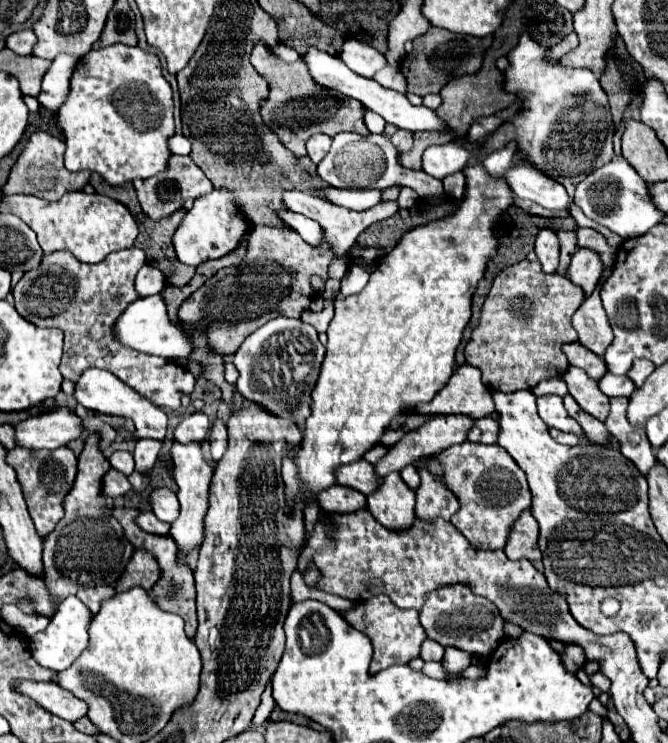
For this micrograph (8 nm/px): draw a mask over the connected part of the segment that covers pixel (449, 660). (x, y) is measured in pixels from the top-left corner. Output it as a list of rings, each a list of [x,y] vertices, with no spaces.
[[[449,646],[449,648],[445,648],[445,656],[443,656],[441,664],[445,668],[447,680],[461,680],[461,672],[473,664],[473,654]]]

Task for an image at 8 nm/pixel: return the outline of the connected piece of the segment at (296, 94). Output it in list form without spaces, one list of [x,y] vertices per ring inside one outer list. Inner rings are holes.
[[[257,44],[257,48],[253,48],[253,56],[251,56],[251,64],[271,84],[269,98],[265,100],[265,106],[261,106],[261,116],[265,120],[265,124],[281,138],[281,142],[295,156],[307,154],[305,144],[317,132],[323,132],[327,136],[335,136],[339,132],[357,132],[361,136],[369,134],[369,130],[363,122],[365,106],[359,100],[349,98],[349,96],[341,96],[341,92],[317,84],[313,80],[313,76],[309,74],[309,68],[305,66],[303,60],[289,64],[289,62],[275,56],[275,64],[267,66],[261,58],[263,50],[267,50],[267,48],[263,44]]]

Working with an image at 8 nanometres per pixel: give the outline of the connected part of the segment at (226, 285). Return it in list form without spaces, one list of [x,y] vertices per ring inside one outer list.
[[[255,226],[249,236],[245,260],[239,266],[223,268],[209,278],[197,292],[193,292],[179,308],[179,320],[187,326],[201,324],[207,336],[207,346],[213,354],[233,356],[241,342],[277,316],[299,318],[303,308],[315,298],[311,290],[311,276],[319,274],[327,278],[327,266],[331,262],[331,250],[327,242],[319,248],[311,248],[291,228]]]

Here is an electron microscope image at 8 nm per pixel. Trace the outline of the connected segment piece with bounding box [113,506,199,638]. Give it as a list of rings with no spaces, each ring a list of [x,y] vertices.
[[[113,508],[113,516],[119,520],[119,524],[125,530],[125,538],[133,544],[133,548],[143,548],[147,552],[151,552],[161,568],[161,578],[155,582],[155,586],[149,590],[151,600],[165,612],[173,612],[177,616],[181,616],[185,620],[185,632],[187,638],[193,638],[197,632],[197,590],[195,590],[195,578],[193,578],[193,570],[181,562],[179,558],[179,548],[175,544],[175,540],[171,536],[159,536],[159,534],[149,534],[143,528],[137,526],[137,516],[141,514],[141,510],[137,508]]]

